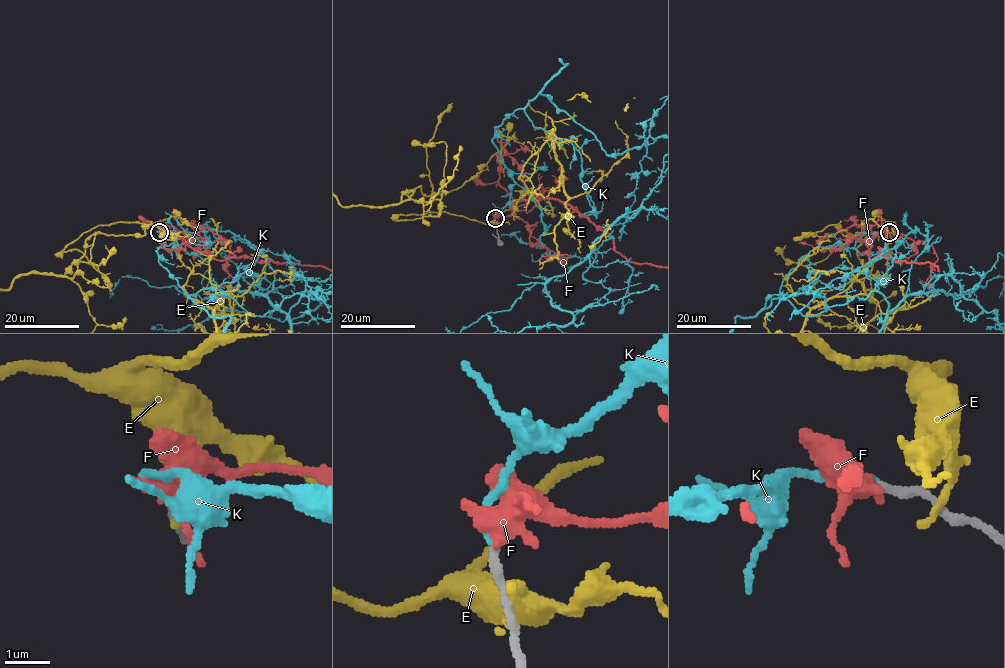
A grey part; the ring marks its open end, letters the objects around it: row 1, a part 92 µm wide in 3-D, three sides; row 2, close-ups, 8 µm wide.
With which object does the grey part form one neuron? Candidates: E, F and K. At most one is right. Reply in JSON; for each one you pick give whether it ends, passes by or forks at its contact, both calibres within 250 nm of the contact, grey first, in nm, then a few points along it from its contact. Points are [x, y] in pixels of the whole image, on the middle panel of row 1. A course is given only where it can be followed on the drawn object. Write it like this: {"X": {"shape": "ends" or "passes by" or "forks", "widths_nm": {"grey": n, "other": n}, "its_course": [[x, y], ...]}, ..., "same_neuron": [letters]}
{"K": {"shape": "ends", "widths_nm": {"grey": 200, "other": 160}}, "same_neuron": ["K"]}

